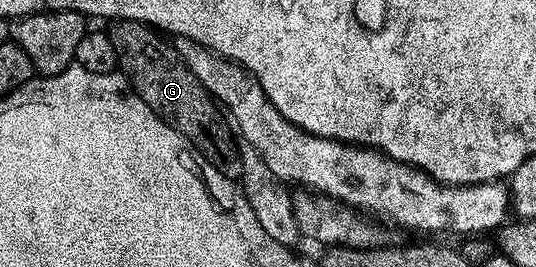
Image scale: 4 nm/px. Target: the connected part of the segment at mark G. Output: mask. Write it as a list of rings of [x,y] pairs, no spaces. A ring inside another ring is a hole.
[[[116,20],[111,28],[114,29],[109,29],[108,38],[114,47],[117,67],[129,80],[134,93],[156,114],[162,113],[164,119],[194,145],[201,159],[212,162],[231,178],[241,177],[240,144],[227,117],[220,111],[219,105],[202,85],[200,78],[188,70],[173,43],[159,35],[150,25],[135,20]]]

